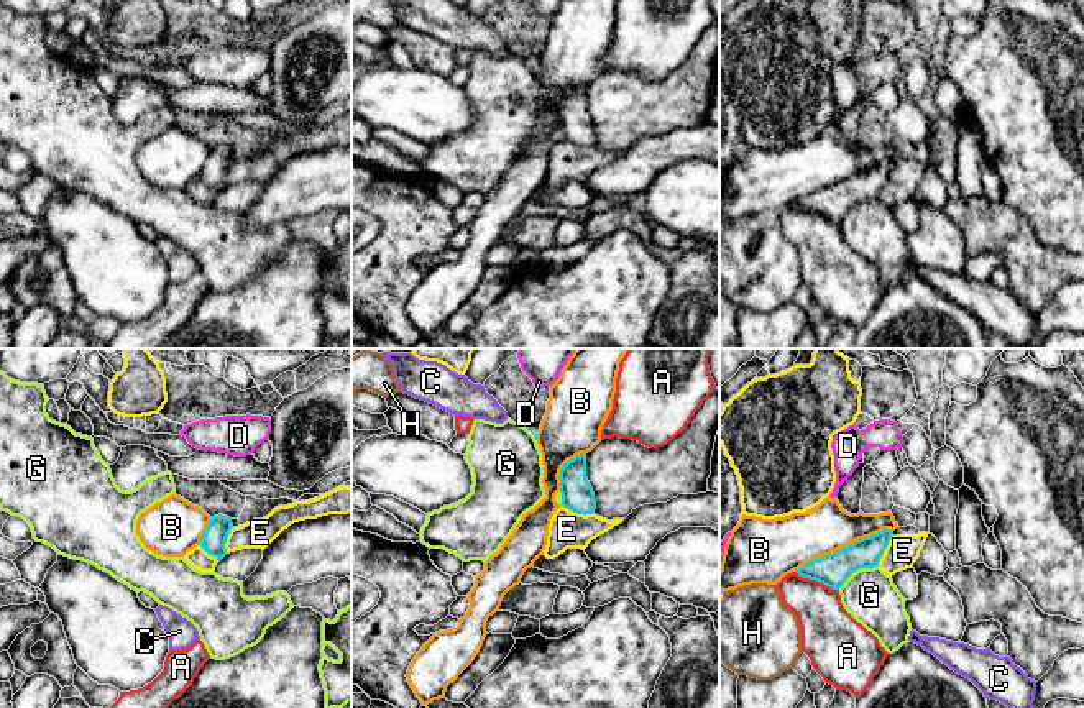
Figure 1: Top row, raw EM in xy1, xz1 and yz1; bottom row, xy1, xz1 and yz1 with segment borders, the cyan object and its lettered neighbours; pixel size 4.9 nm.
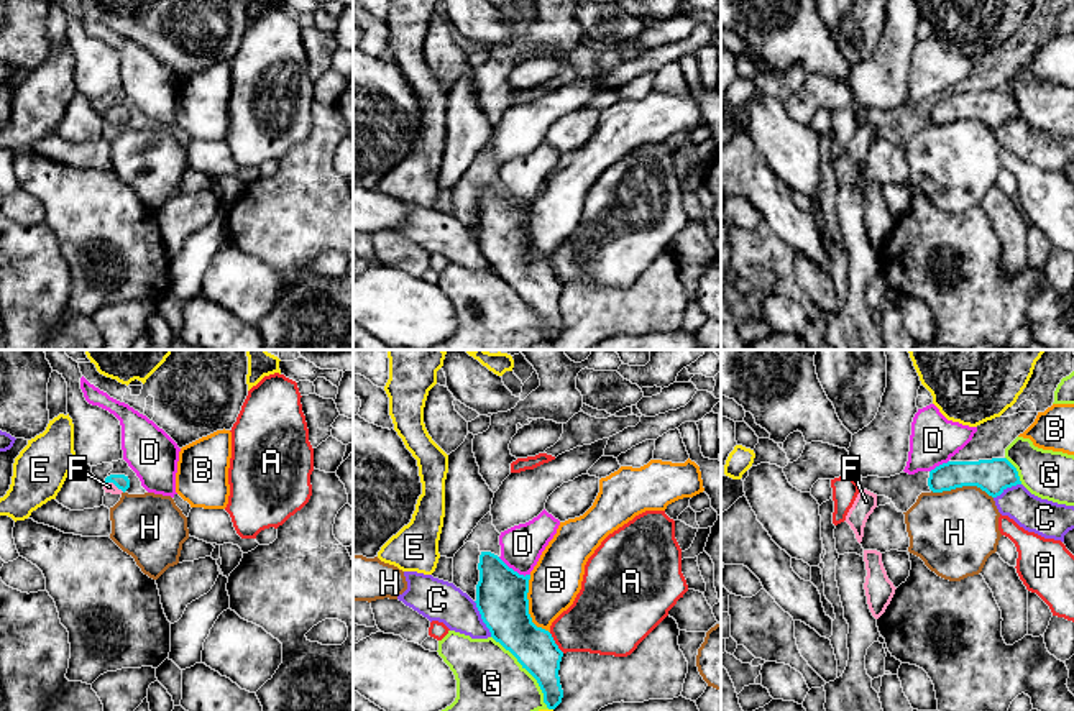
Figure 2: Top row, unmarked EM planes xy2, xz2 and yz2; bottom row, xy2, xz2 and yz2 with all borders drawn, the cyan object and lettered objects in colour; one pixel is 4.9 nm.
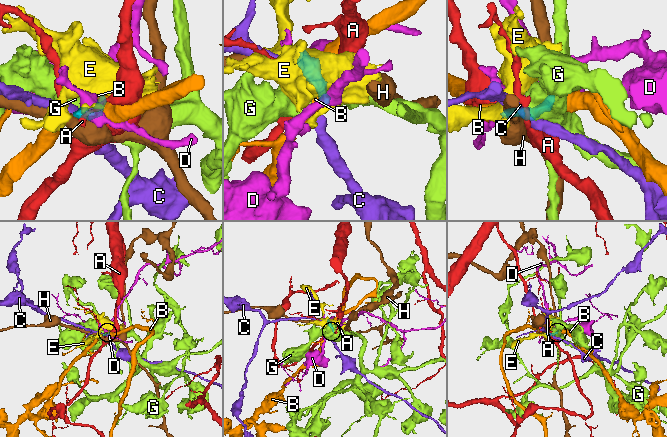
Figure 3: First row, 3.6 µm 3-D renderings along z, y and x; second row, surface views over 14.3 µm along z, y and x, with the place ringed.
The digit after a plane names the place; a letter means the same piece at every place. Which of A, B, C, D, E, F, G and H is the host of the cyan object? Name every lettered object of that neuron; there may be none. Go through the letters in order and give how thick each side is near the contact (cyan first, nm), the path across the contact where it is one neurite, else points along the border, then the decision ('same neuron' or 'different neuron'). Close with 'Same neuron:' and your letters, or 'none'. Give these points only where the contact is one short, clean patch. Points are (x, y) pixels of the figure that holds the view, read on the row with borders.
A: 160 nm thick on the cyan side, 260 nm on the other; border along yz1 (795, 570), (803, 577), (815, 579), (838, 590); different neuron
B: 160 nm thick on the cyan side, 260 nm on the other; different neuron
C: 260 nm thick on the cyan side, 200 nm on the other; border along xz2 (473, 601), (491, 636); different neuron
D: 260 nm thick on the cyan side, 200 nm on the other; border along xz2 (498, 557), (519, 573), (529, 575); different neuron
E: 160 nm thick on the cyan side, 180 nm on the other; border along xz1 (562, 505), (577, 513), (593, 514); different neuron
F: 70 nm thick on the cyan side, 50 nm on the other; runs through xy2 (122, 481), (115, 485), (109, 486); same neuron
G: 220 nm thick on the cyan side, 320 nm on the other; different neuron
H: 160 nm thick on the cyan side, 400 nm on the other; different neuron
Same neuron: F

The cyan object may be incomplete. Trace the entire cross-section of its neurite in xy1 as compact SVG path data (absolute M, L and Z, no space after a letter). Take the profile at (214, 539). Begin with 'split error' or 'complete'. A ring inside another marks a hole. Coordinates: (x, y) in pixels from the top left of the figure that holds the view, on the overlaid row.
complete; M223 514L214 516L199 545L220 562L227 555L225 544L232 527L233 524L230 517Z

